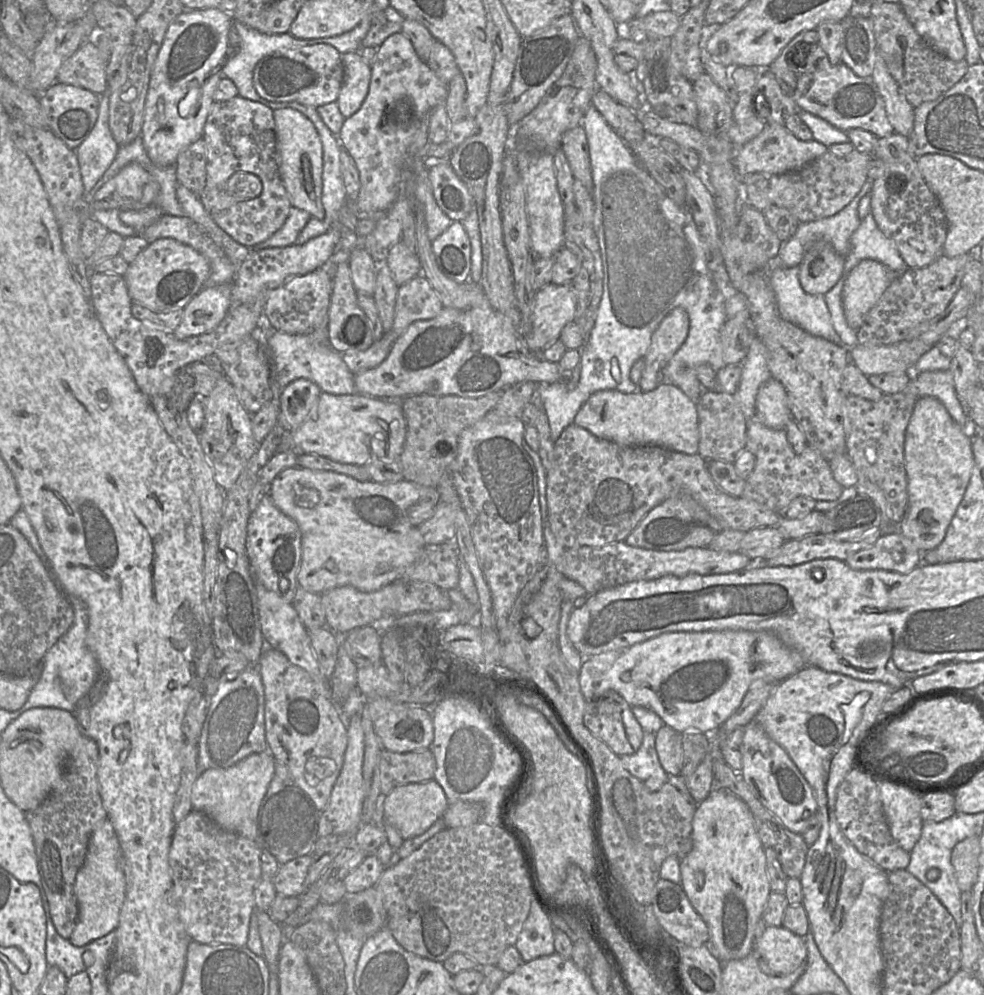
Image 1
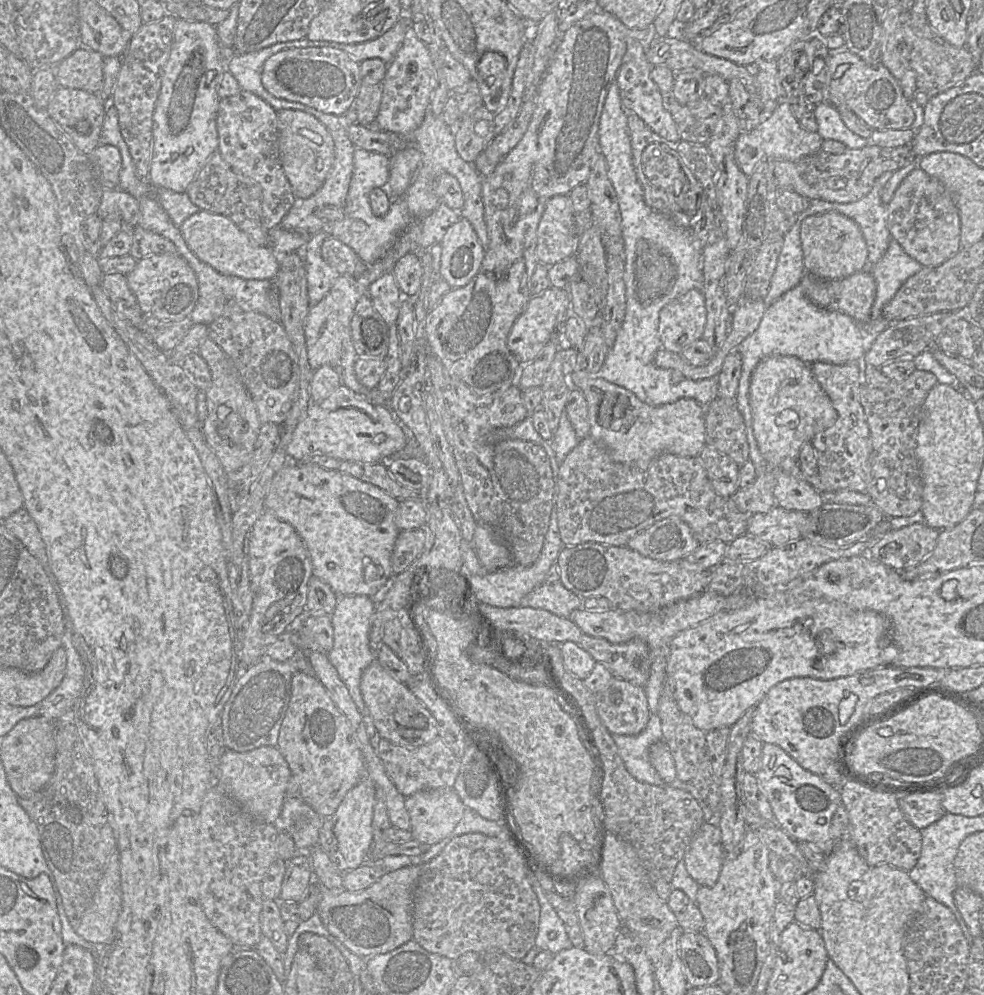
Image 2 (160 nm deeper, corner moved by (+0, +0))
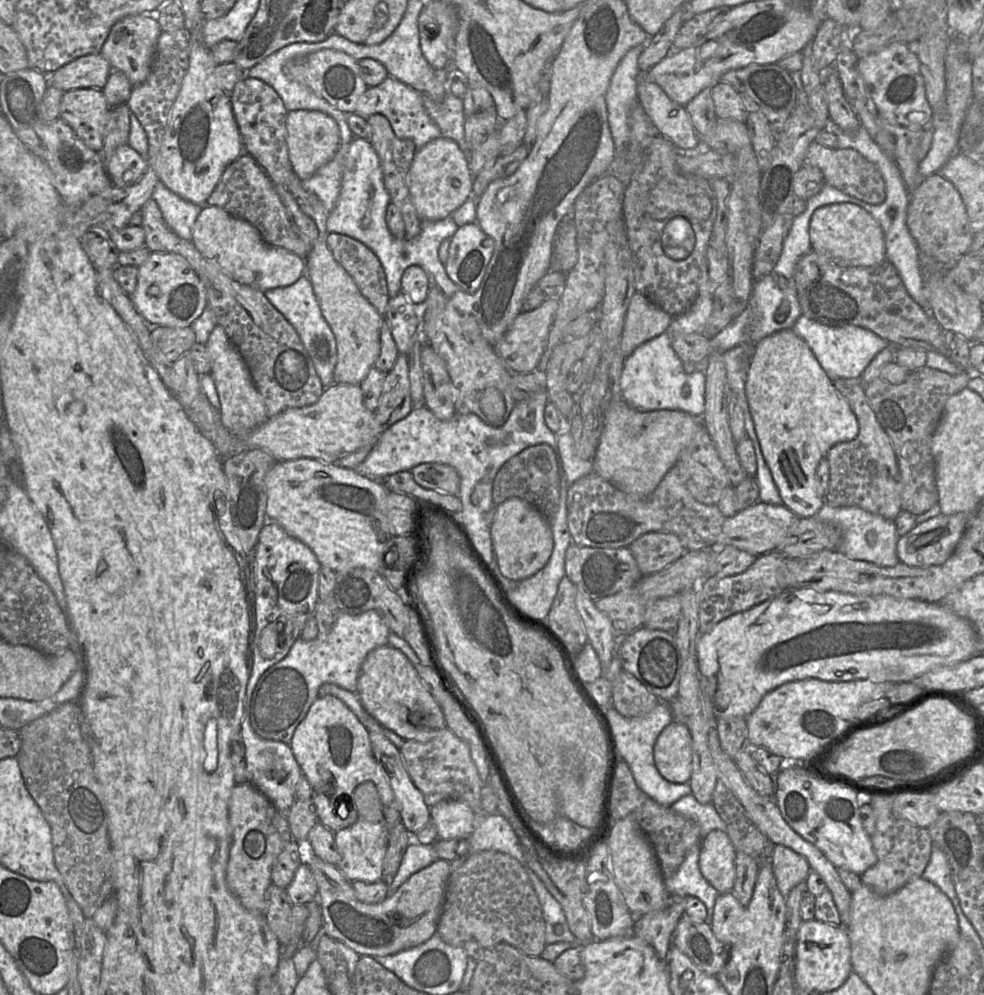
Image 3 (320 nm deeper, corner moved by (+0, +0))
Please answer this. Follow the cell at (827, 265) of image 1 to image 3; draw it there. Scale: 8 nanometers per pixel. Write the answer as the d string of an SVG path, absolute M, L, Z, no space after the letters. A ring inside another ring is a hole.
M838 203L817 209L809 224L812 250L844 267L870 267L886 260L884 233L879 223L864 208L851 203Z

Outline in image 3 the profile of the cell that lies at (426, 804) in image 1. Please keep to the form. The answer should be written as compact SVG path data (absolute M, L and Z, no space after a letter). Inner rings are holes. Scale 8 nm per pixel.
M447 799L430 807L430 821L437 828L438 839L469 838L476 815L466 802Z

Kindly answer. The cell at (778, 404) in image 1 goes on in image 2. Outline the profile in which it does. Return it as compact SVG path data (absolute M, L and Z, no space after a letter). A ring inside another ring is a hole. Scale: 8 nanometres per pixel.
M775 355L762 359L750 377L749 404L752 428L760 454L770 465L780 466L780 476L774 487L776 504L786 510L812 512L824 504L824 495L815 490L801 475L799 452L802 445L835 424L838 414L831 400L813 375L810 364L794 356Z

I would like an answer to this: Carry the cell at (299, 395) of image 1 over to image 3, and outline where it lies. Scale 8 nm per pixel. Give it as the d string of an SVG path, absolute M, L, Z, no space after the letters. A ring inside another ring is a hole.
M319 236L307 258L306 272L319 302L322 316L335 339L337 362L333 371L335 384L359 385L373 367L380 353L380 329L384 316L367 301L352 277L335 260L326 240Z

